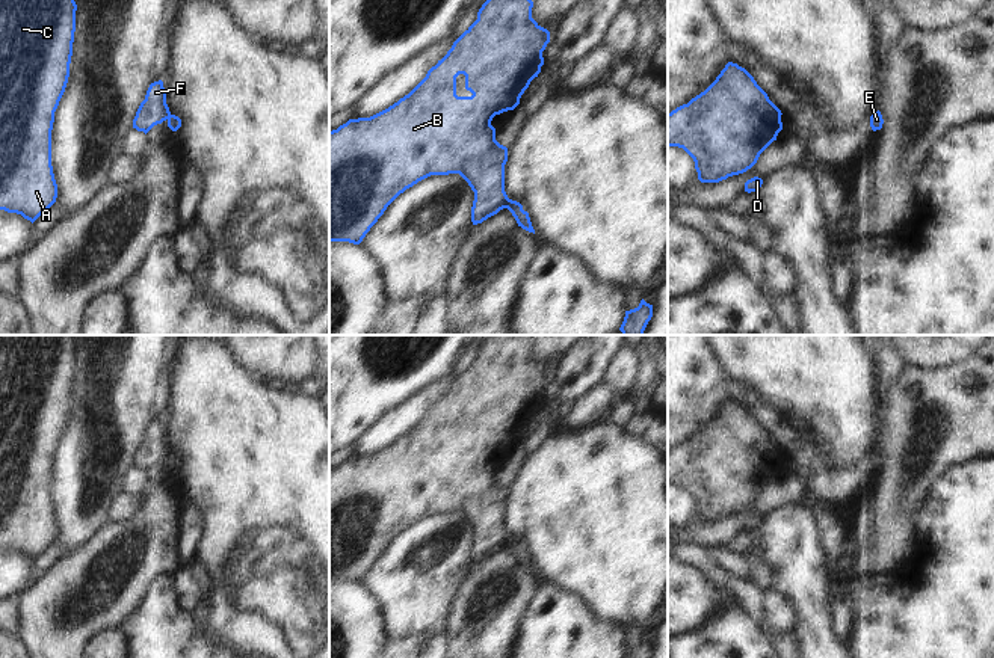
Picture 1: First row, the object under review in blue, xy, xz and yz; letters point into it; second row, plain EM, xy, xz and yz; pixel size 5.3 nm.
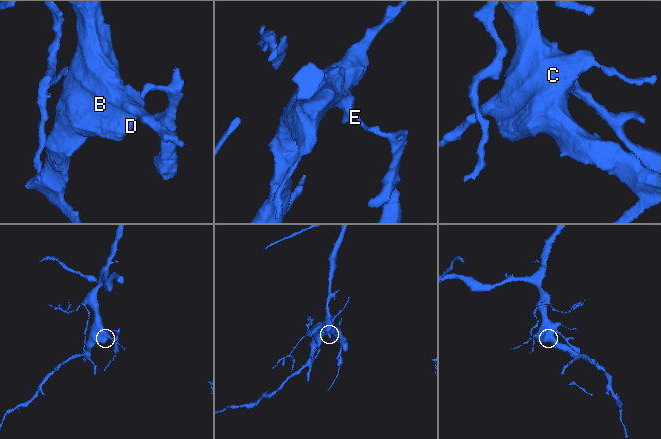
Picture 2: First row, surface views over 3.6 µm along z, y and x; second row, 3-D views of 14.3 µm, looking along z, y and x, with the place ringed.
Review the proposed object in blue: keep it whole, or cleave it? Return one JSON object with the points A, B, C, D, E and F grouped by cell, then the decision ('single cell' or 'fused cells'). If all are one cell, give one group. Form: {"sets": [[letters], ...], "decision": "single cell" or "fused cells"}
{"sets": [["A", "B", "C", "D", "F"], ["E"]], "decision": "fused cells"}

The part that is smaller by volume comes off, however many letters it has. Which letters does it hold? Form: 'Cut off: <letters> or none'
Cut off: E

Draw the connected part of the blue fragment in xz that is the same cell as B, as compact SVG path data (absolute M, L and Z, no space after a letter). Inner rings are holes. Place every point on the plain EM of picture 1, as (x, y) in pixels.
M489 335L479 347L477 358L408 433L370 456L349 457L329 469L329 580L360 583L400 531L431 513L459 512L468 521L474 530L473 563L505 546L509 539L505 530L508 486L495 478L491 459L520 442L521 433L544 403L542 389L550 380L550 370L532 356L532 346L529 335ZM459 412L465 414L465 427L471 435L456 433Z

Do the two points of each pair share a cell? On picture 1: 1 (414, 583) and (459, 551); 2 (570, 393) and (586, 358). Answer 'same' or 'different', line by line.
1: same
2: same

